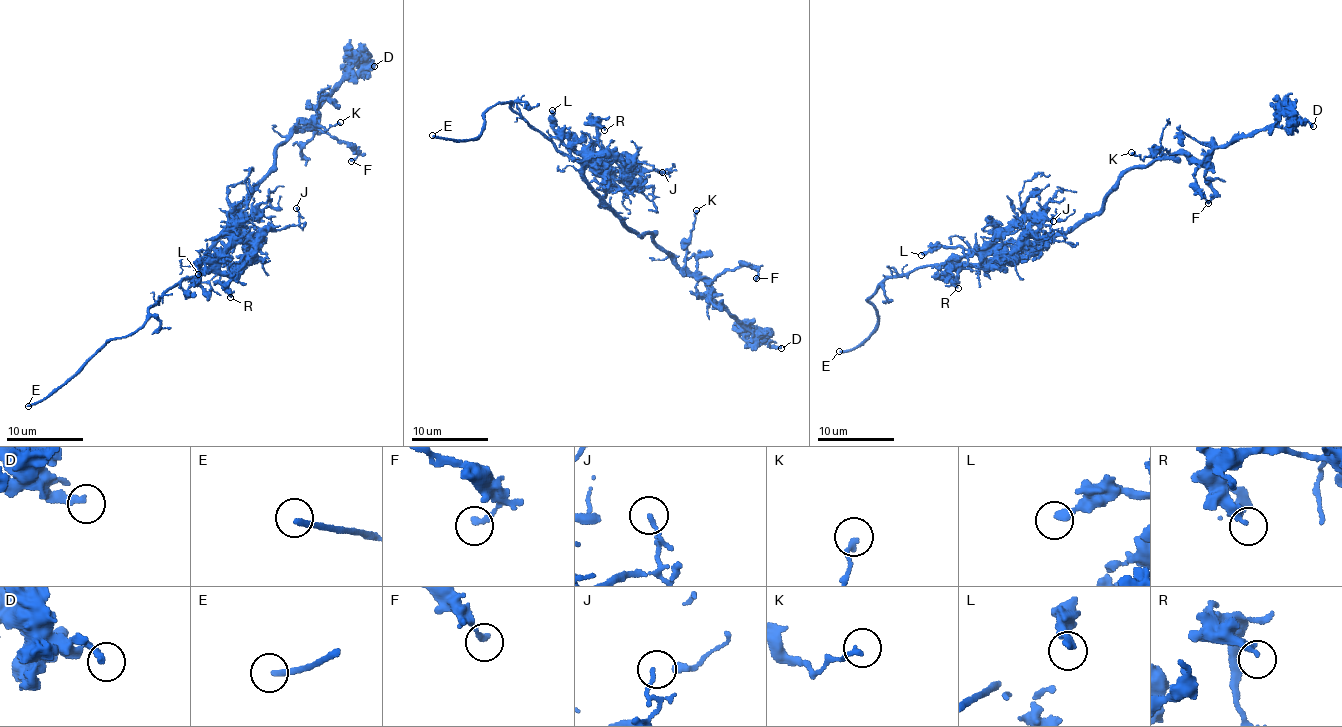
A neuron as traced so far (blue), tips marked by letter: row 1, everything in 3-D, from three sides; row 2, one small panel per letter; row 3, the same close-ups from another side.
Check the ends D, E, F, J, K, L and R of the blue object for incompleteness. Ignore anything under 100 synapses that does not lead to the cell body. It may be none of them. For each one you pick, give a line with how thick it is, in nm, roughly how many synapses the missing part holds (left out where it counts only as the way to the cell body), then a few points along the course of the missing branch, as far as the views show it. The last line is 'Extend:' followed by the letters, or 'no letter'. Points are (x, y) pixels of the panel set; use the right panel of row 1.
E: 200 nm thick
Extend: E

